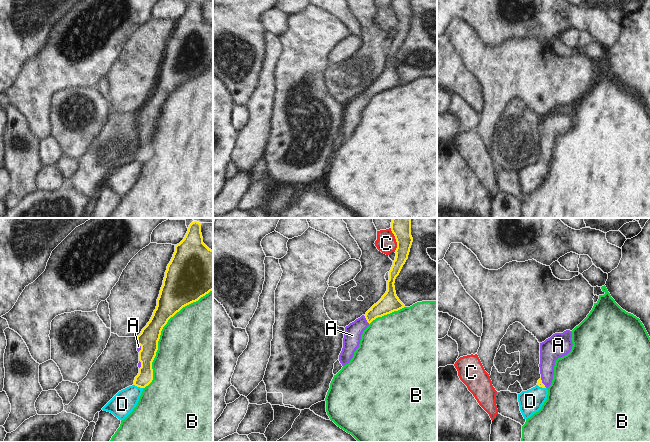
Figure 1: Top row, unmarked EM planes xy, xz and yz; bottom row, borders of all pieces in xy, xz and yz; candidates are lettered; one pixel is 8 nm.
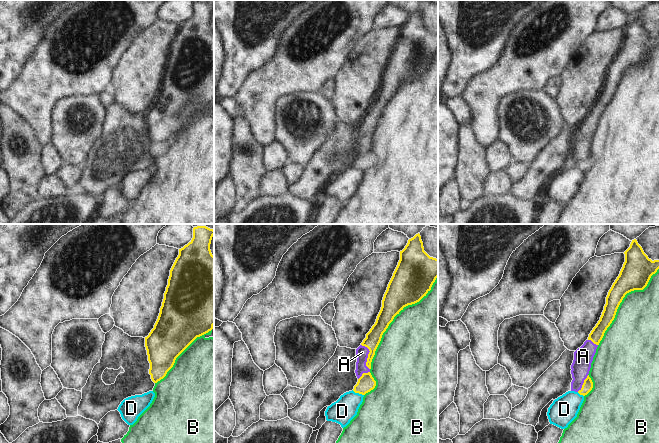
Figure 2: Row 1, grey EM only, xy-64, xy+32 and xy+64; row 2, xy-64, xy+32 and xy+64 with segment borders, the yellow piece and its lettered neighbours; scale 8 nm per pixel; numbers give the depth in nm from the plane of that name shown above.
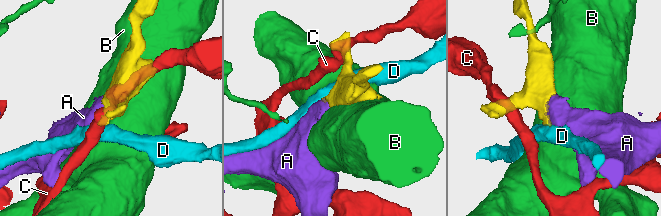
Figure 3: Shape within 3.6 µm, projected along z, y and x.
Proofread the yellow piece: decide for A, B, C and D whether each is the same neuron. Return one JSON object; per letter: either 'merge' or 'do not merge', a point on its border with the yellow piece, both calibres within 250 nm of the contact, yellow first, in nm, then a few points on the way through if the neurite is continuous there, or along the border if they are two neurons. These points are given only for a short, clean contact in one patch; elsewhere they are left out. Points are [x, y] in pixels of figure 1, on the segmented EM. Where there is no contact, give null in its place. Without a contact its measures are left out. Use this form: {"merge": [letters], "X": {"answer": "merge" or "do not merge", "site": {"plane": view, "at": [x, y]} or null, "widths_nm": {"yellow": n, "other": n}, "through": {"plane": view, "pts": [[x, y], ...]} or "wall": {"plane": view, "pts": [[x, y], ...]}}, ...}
{"merge": ["A"], "A": {"answer": "merge", "site": {"plane": "xz", "at": [366, 319]}, "widths_nm": {"yellow": 150, "other": 140}}, "B": {"answer": "do not merge", "site": {"plane": "xy", "at": [160, 333]}, "widths_nm": {"yellow": 190, "other": 480}}, "C": {"answer": "do not merge", "site": {"plane": "xz", "at": [396, 240]}, "widths_nm": {"yellow": 160, "other": 160}, "wall": {"plane": "xz", "pts": [[390, 228], [396, 242], [395, 251]]}}, "D": {"answer": "do not merge", "site": {"plane": "xy", "at": [138, 386]}, "widths_nm": {"yellow": 130, "other": 190}, "wall": {"plane": "xy", "pts": [[134, 384], [142, 388]]}}}

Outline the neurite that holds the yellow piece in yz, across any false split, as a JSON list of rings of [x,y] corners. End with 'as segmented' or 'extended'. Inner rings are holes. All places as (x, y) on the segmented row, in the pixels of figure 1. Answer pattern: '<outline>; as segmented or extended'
[[[572,332],[555,333],[544,342],[540,343],[540,374],[537,385],[548,388],[553,380],[554,366],[558,358],[567,355],[573,346]]]; extended

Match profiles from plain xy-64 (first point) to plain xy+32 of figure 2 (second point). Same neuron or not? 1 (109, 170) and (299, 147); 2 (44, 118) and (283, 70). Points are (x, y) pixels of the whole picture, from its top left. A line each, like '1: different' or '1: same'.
1: different
2: same

